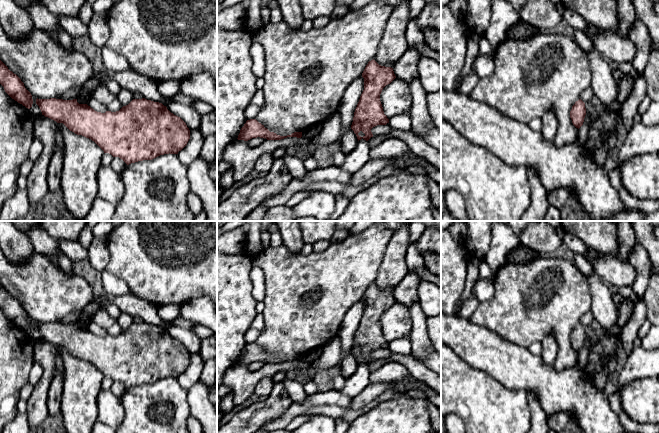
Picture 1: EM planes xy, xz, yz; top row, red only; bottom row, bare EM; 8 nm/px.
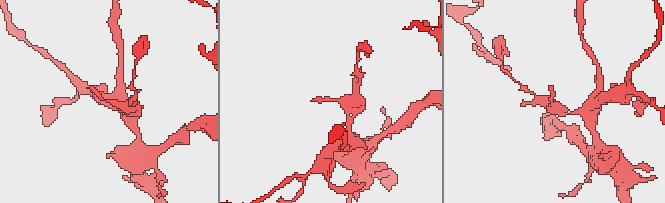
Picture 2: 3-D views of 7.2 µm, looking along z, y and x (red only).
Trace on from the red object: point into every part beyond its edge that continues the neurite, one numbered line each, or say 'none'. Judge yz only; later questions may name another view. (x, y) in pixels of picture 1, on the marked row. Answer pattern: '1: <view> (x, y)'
1: yz (587, 94)

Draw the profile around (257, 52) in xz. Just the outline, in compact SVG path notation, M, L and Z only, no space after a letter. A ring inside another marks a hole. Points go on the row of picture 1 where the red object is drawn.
M253 41L250 46L250 55L253 60L253 73L257 78L263 78L265 74L265 50L263 46Z

